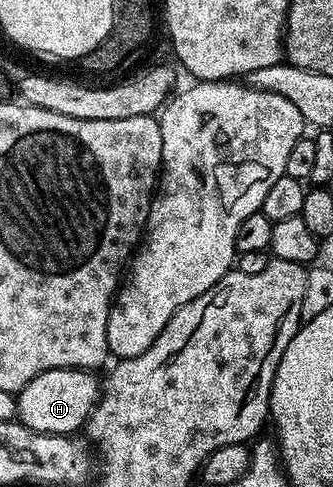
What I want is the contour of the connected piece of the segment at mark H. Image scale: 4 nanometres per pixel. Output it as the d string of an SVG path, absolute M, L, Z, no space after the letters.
M48 370L35 376L35 380L28 382L16 395L16 421L40 434L76 435L89 421L89 413L97 404L99 397L99 378L96 378L97 376L96 373L87 370Z

